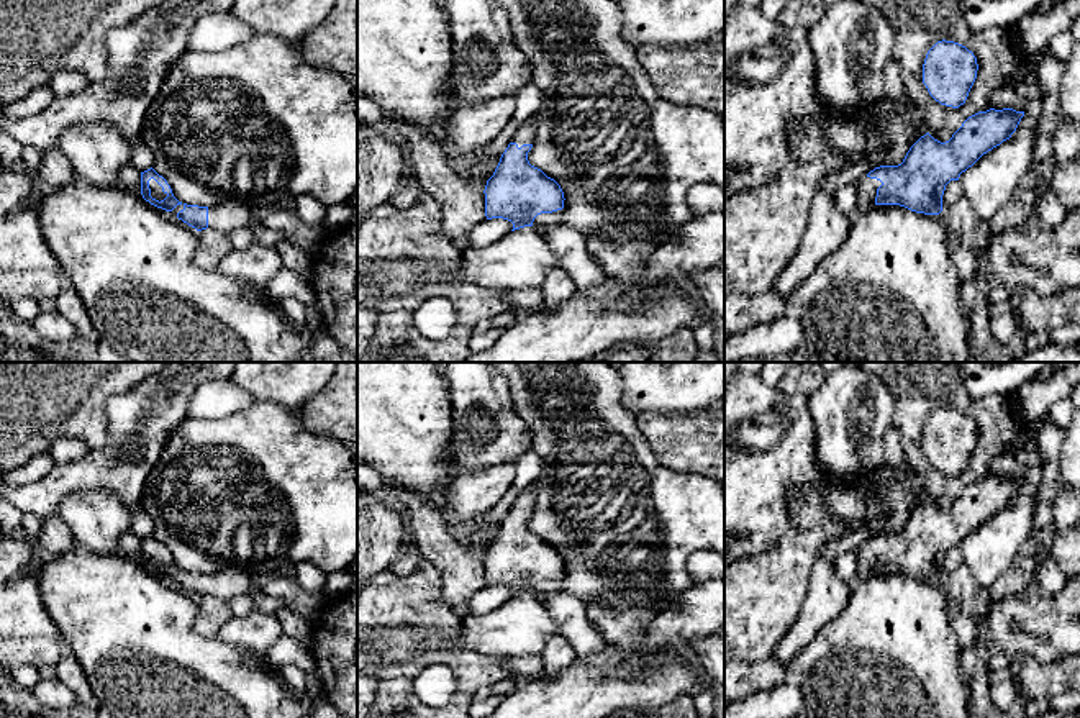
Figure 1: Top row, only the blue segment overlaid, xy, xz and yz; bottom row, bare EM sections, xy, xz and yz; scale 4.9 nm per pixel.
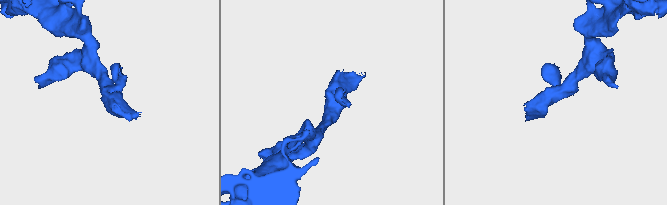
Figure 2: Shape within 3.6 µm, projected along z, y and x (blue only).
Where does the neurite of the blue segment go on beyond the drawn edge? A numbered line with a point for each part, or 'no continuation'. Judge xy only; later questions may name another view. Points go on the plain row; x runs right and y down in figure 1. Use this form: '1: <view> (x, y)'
1: xy (156, 558)

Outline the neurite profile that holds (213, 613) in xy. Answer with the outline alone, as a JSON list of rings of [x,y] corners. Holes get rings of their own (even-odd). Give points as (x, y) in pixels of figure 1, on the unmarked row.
[[[202,597],[198,598],[200,610],[197,616],[197,628],[203,636],[218,638],[223,625],[233,616],[229,603],[215,598]]]

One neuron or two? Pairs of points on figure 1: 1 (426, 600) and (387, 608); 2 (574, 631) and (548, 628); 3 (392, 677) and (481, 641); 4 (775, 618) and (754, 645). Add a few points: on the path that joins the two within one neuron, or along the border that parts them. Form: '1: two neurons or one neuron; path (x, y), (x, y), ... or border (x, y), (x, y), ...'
1: one neuron; path (417, 600), (397, 604)
2: two neurons; border (536, 599), (561, 633)
3: two neurons; border (426, 649), (464, 648), (502, 658)
4: one neuron; path (769, 625), (756, 638)

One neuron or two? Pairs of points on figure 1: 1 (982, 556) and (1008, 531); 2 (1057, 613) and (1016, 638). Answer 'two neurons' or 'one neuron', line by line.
1: one neuron
2: one neuron

